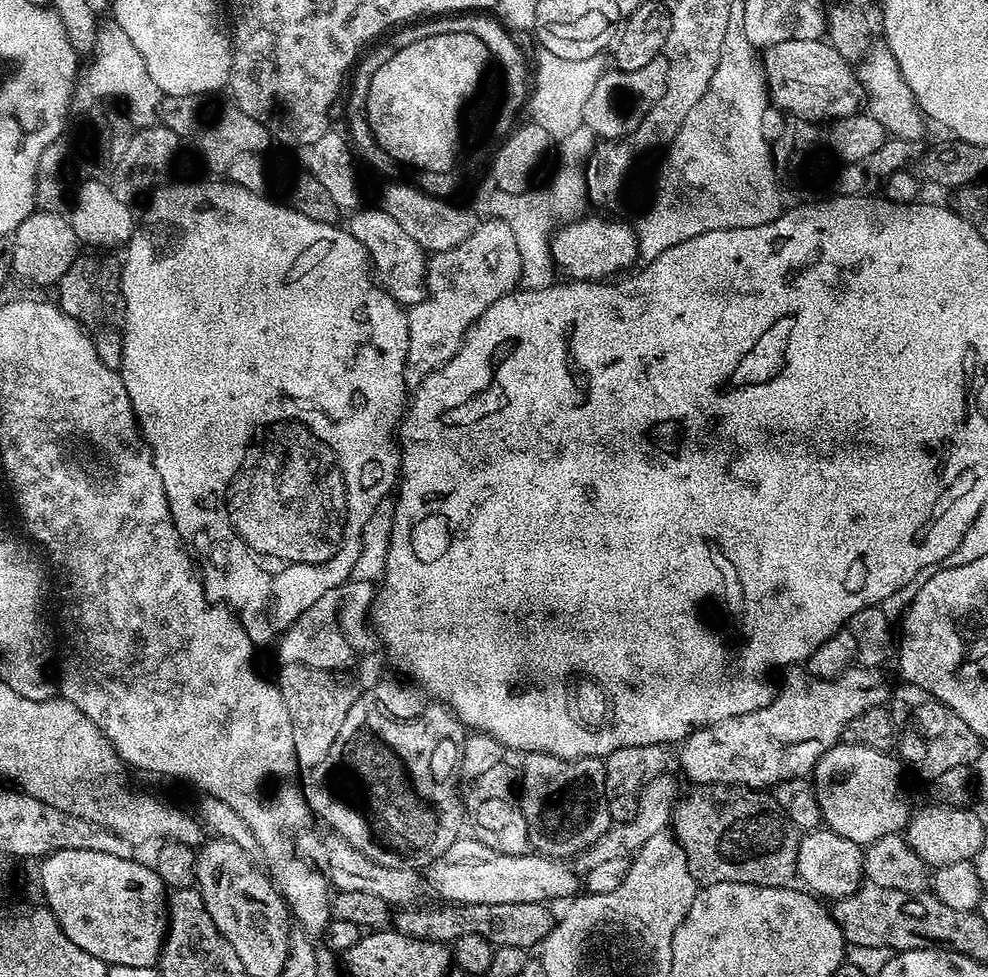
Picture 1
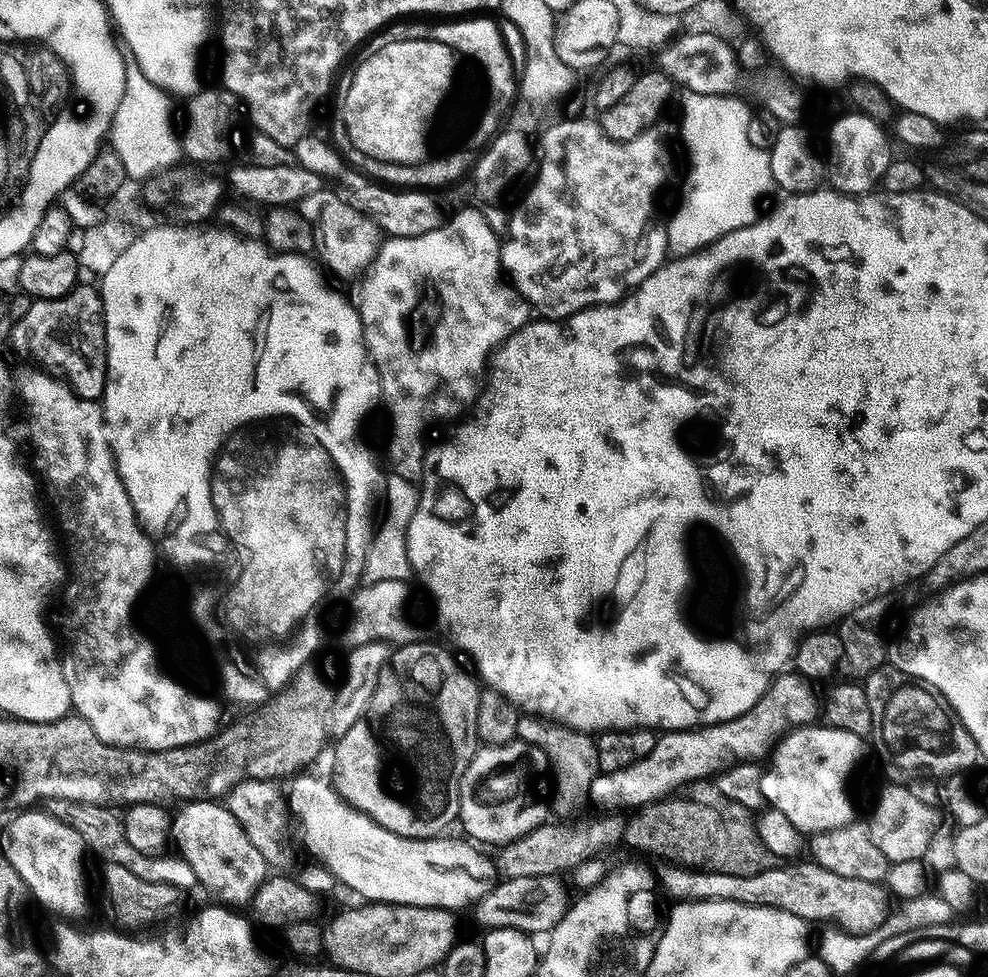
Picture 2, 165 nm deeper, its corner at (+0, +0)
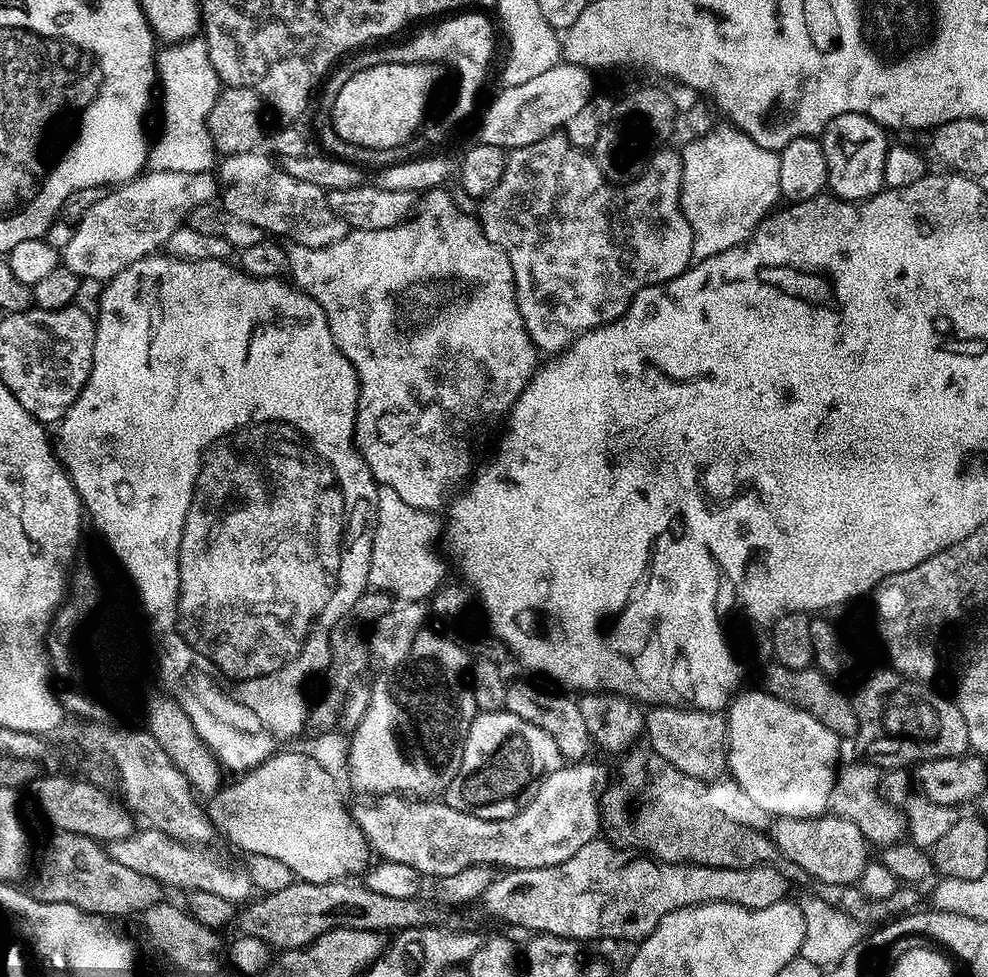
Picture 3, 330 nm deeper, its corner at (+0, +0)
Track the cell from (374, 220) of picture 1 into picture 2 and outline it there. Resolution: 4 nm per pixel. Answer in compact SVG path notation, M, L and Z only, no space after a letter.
M329 190L310 194L298 204L302 215L314 222L318 229L318 252L324 255L323 267L336 276L363 277L371 269L372 261L382 243L380 227L364 212L357 210L343 195L335 196Z

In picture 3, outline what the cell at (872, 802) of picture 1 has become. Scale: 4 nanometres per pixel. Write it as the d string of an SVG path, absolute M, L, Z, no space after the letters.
M759 690L760 692L741 691L729 703L726 709L726 721L728 727L728 756L727 771L730 773L731 779L738 782L738 786L742 786L742 790L746 790L752 795L754 802L758 802L758 806L762 806L762 810L768 812L772 818L794 818L795 820L813 820L816 816L825 815L829 811L832 802L832 788L836 784L836 776L838 771L838 761L840 756L841 741L826 726L822 726L822 722L818 722L810 714L806 714L806 710L802 710L798 706L794 706L785 700L779 700L777 696L771 696L767 690Z

